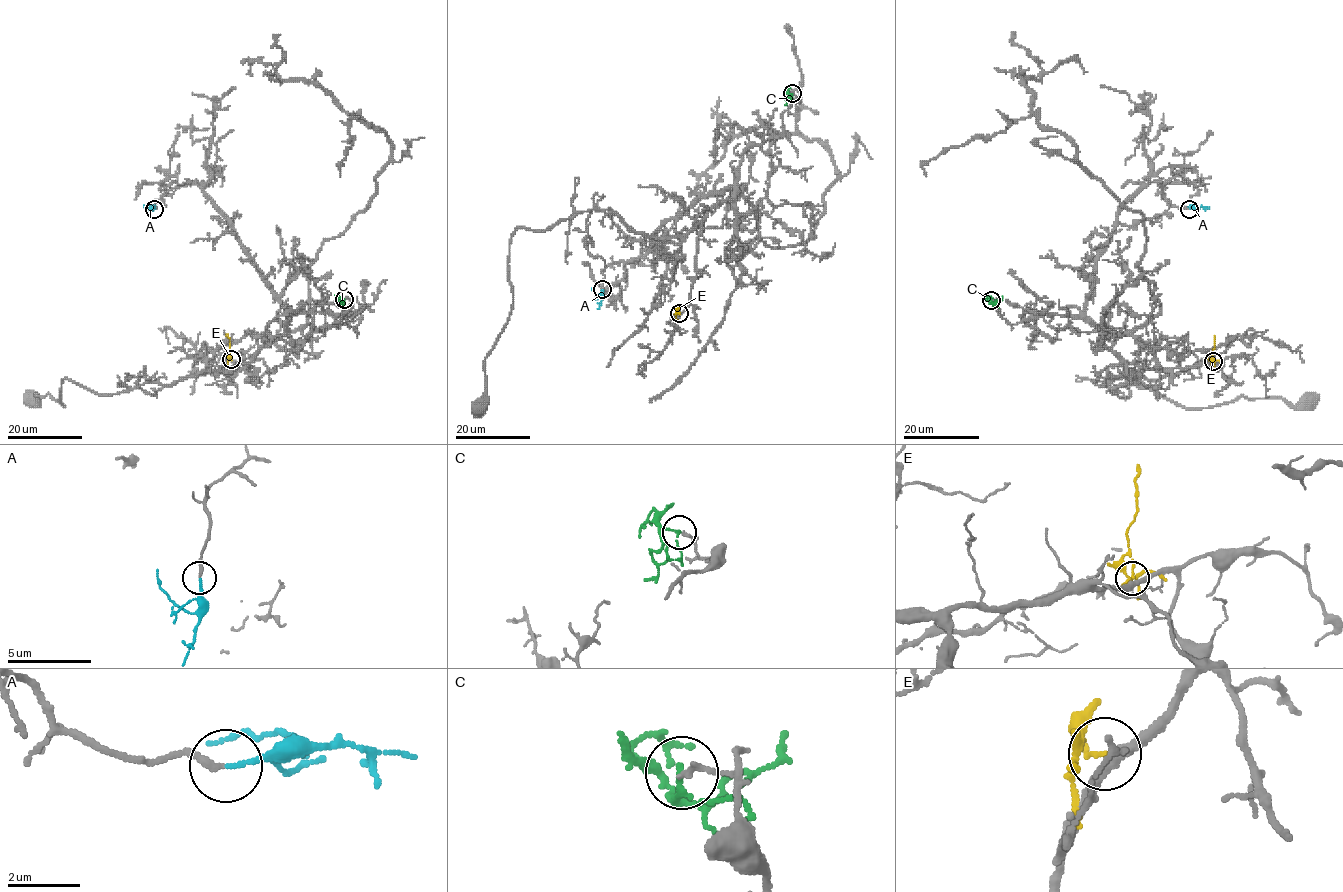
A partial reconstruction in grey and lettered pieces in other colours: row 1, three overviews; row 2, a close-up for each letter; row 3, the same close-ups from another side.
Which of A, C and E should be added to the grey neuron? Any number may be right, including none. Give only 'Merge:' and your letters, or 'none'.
Merge: A

